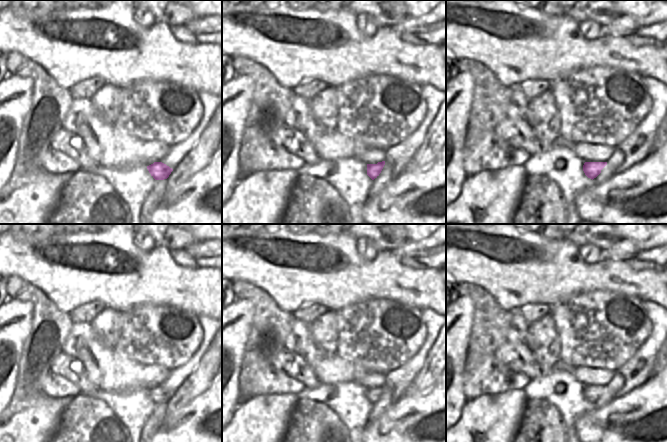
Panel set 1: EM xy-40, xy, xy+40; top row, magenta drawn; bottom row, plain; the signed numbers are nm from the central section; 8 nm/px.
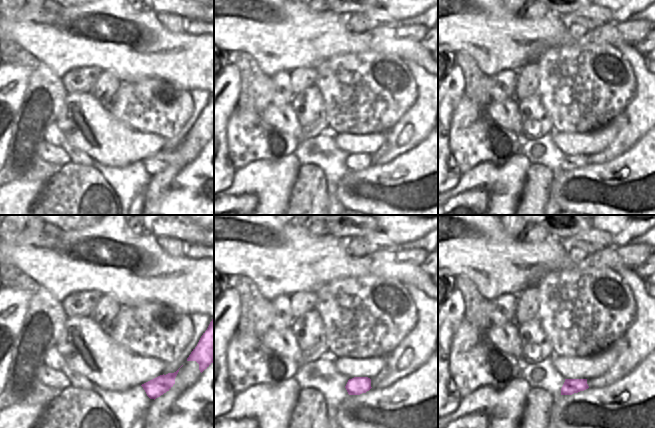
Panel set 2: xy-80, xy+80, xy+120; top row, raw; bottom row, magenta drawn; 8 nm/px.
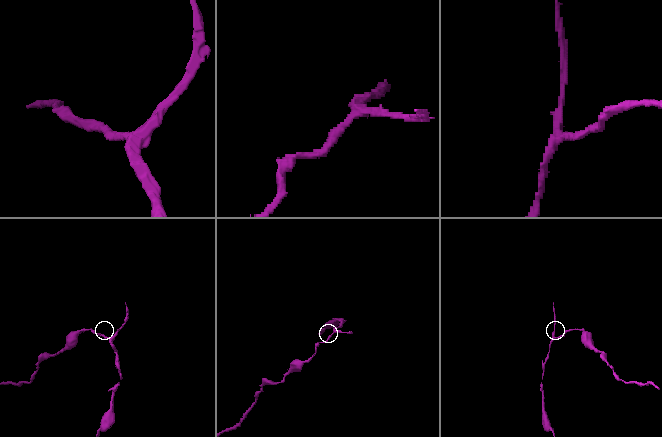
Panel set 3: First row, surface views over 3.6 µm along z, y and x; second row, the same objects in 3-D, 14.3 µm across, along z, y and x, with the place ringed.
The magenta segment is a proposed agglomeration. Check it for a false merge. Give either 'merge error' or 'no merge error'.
merge error

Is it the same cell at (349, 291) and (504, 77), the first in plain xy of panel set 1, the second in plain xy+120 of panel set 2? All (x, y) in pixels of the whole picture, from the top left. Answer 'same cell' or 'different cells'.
different cells

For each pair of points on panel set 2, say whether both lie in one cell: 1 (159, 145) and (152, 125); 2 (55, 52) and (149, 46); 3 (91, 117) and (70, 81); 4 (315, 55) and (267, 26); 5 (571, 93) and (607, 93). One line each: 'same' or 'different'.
1: different
2: same
3: different
4: same
5: same

